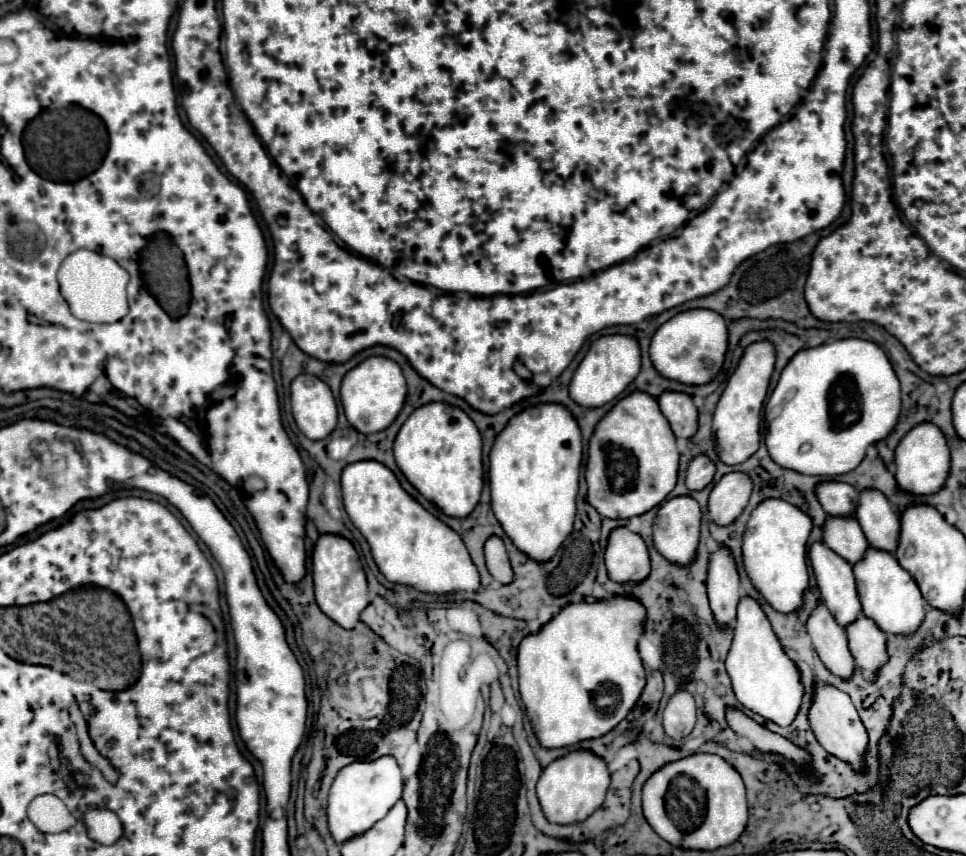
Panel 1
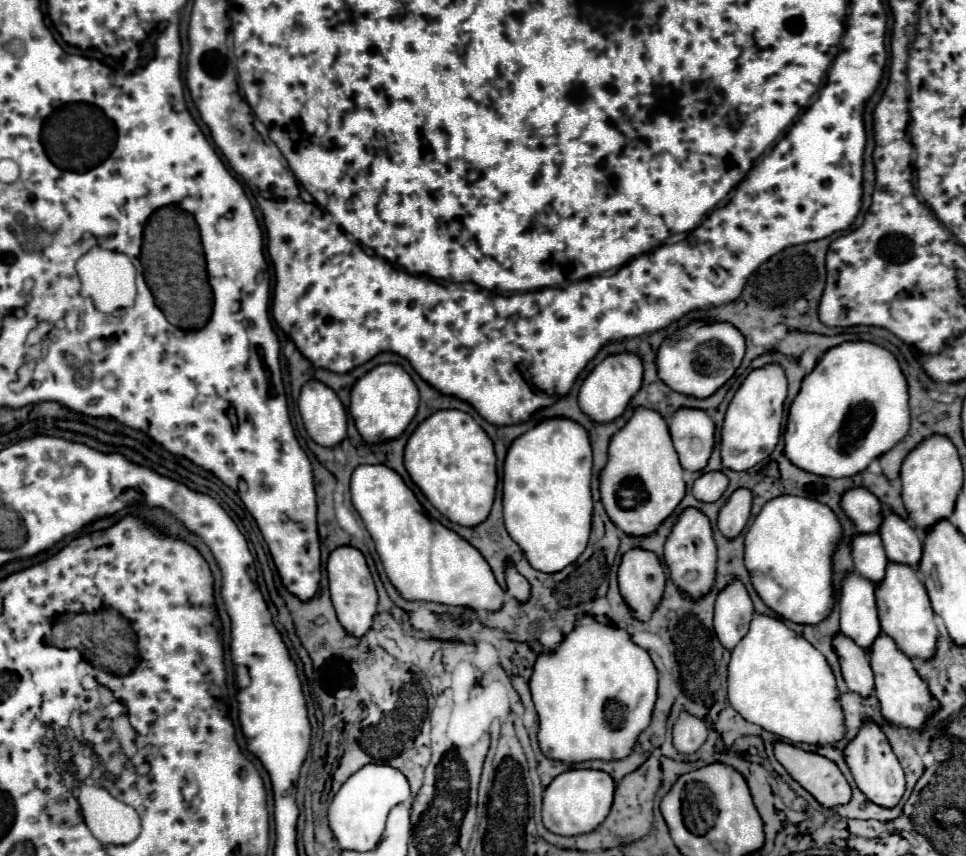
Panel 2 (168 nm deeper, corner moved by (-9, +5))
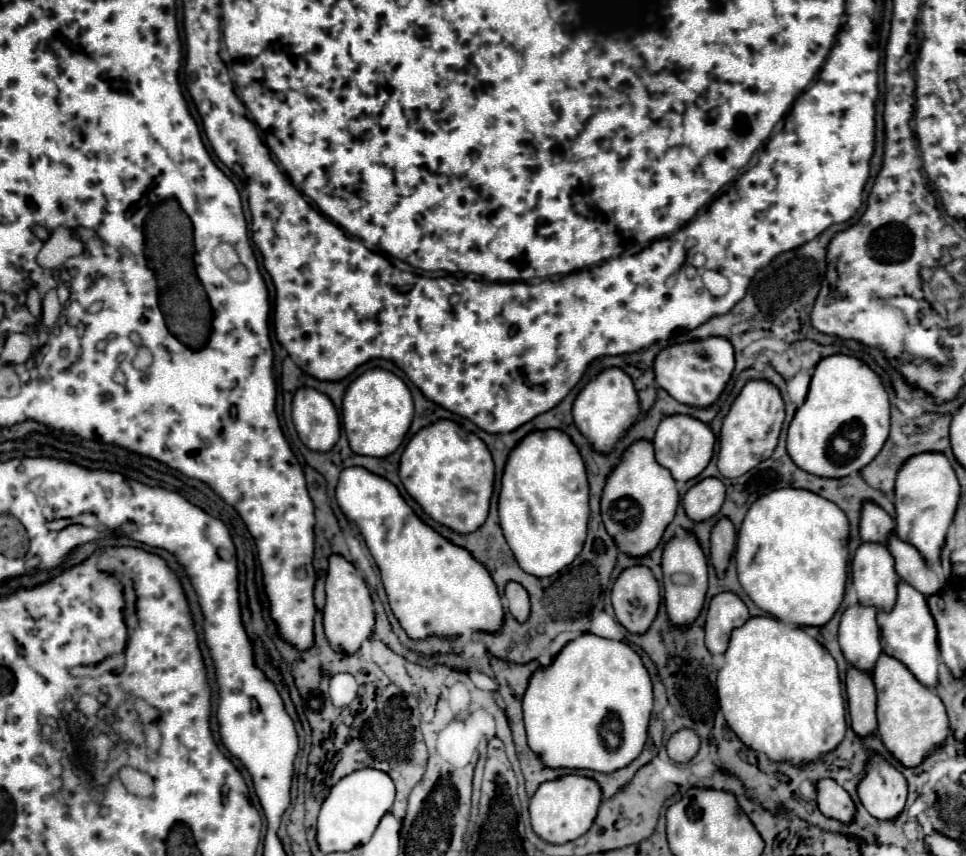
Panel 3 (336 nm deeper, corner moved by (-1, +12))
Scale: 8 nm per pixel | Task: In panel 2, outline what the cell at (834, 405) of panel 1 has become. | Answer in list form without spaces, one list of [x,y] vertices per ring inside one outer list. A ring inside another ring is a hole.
[[[844,342],[840,346],[834,346],[818,360],[814,370],[804,376],[798,394],[790,404],[788,418],[792,422],[792,428],[784,434],[784,454],[794,466],[818,476],[854,476],[866,470],[874,458],[888,452],[900,438],[908,434],[908,398],[906,378],[896,356],[890,350],[874,342]]]

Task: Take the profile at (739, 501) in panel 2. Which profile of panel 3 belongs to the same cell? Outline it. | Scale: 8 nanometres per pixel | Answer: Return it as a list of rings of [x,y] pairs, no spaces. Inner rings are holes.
[[[720,519],[716,527],[712,529],[712,547],[710,547],[710,561],[718,577],[724,577],[734,545],[736,545],[736,531],[734,531],[732,521]]]

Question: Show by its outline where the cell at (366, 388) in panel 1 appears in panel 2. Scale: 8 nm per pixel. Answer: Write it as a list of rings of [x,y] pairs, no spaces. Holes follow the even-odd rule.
[[[380,364],[366,372],[350,392],[350,414],[368,444],[398,438],[418,410],[418,388],[410,374],[398,364]]]

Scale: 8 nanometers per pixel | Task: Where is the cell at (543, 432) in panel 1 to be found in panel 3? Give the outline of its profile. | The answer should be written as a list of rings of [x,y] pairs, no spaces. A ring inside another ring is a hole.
[[[534,431],[510,453],[498,499],[500,527],[522,571],[548,577],[568,567],[584,547],[588,525],[588,479],[572,439],[558,431]]]

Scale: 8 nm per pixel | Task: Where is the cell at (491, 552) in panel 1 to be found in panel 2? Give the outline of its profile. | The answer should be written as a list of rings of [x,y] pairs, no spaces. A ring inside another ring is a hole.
[[[506,566],[506,586],[508,586],[508,592],[520,600],[520,602],[526,602],[528,596],[530,596],[530,584],[528,580],[516,570],[516,566]]]

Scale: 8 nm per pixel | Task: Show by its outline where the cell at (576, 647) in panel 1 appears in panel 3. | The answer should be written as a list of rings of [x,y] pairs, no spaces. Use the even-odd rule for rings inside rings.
[[[584,633],[570,641],[550,667],[536,671],[524,695],[524,725],[530,749],[550,769],[590,769],[614,773],[628,767],[644,749],[652,713],[652,681],[634,649],[622,641]]]

